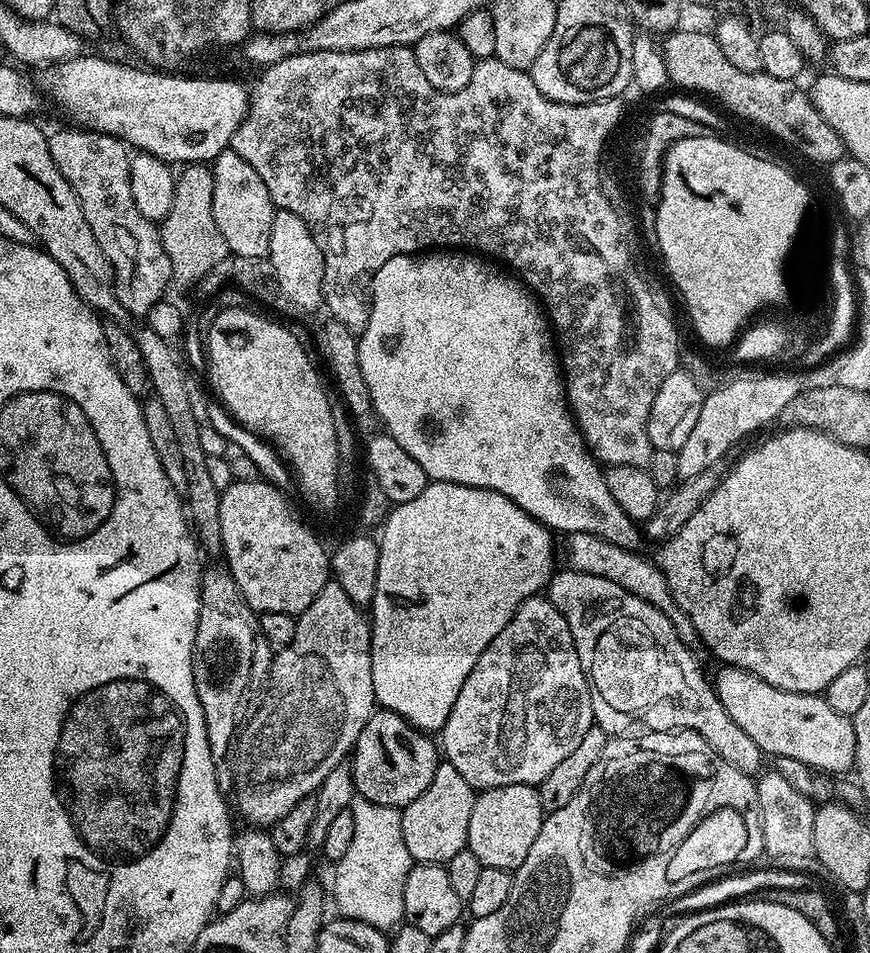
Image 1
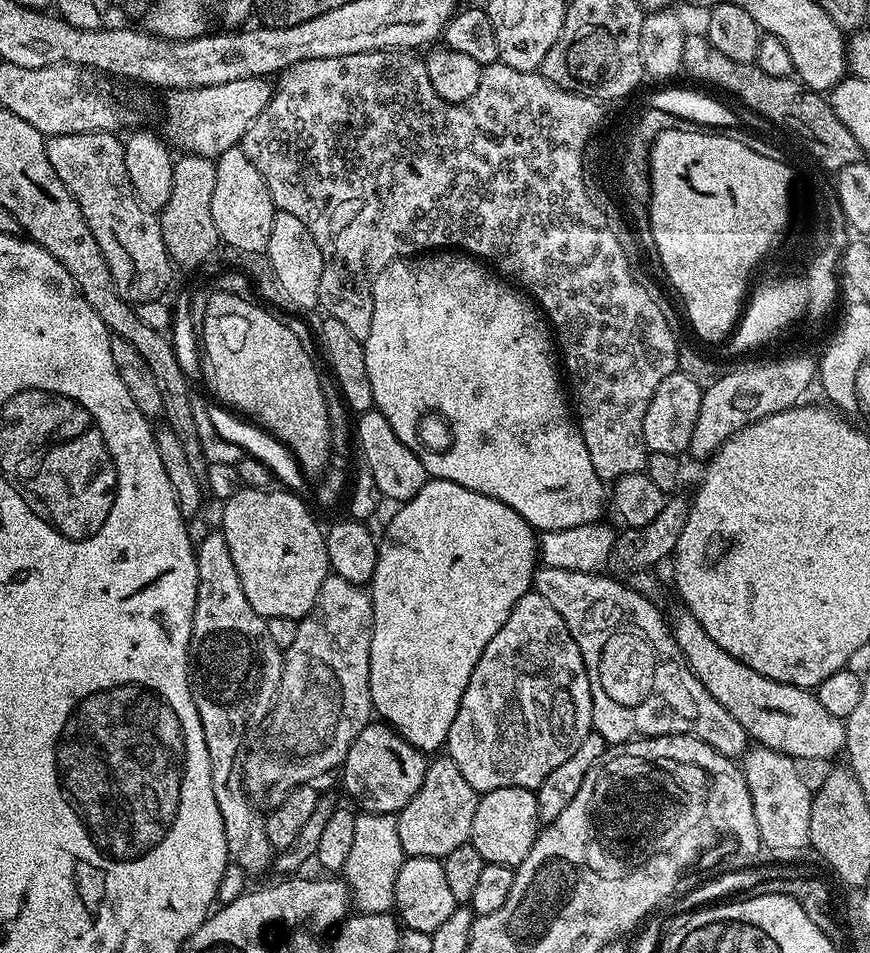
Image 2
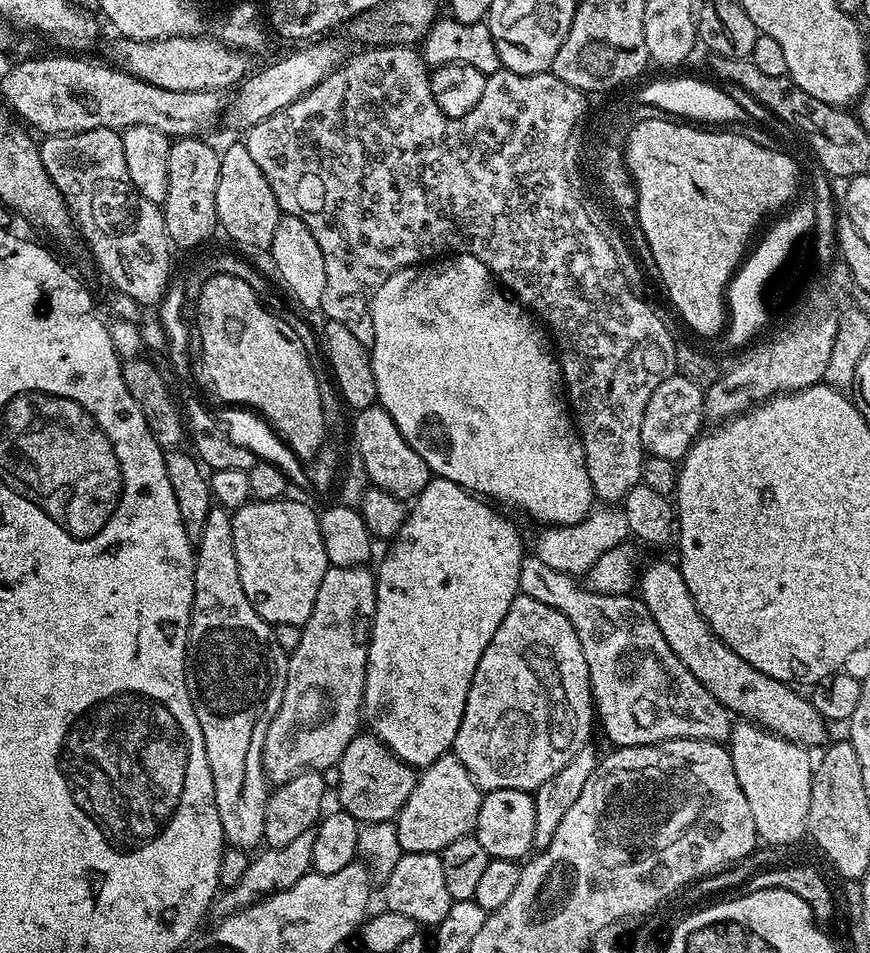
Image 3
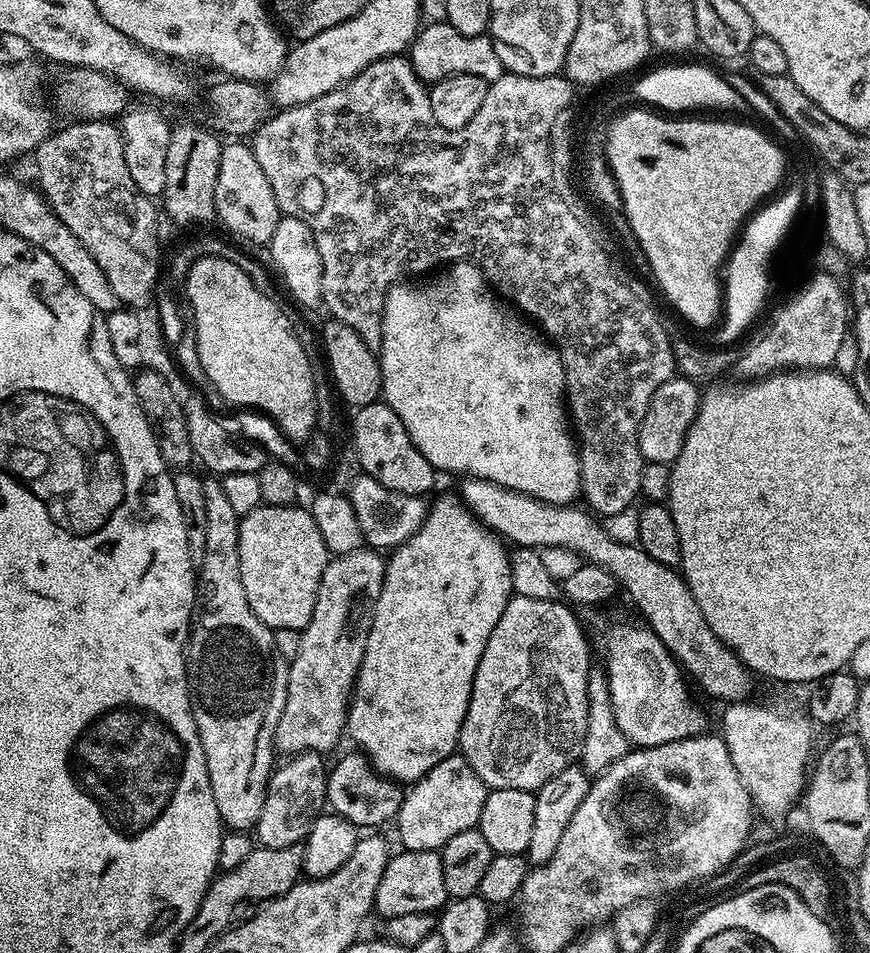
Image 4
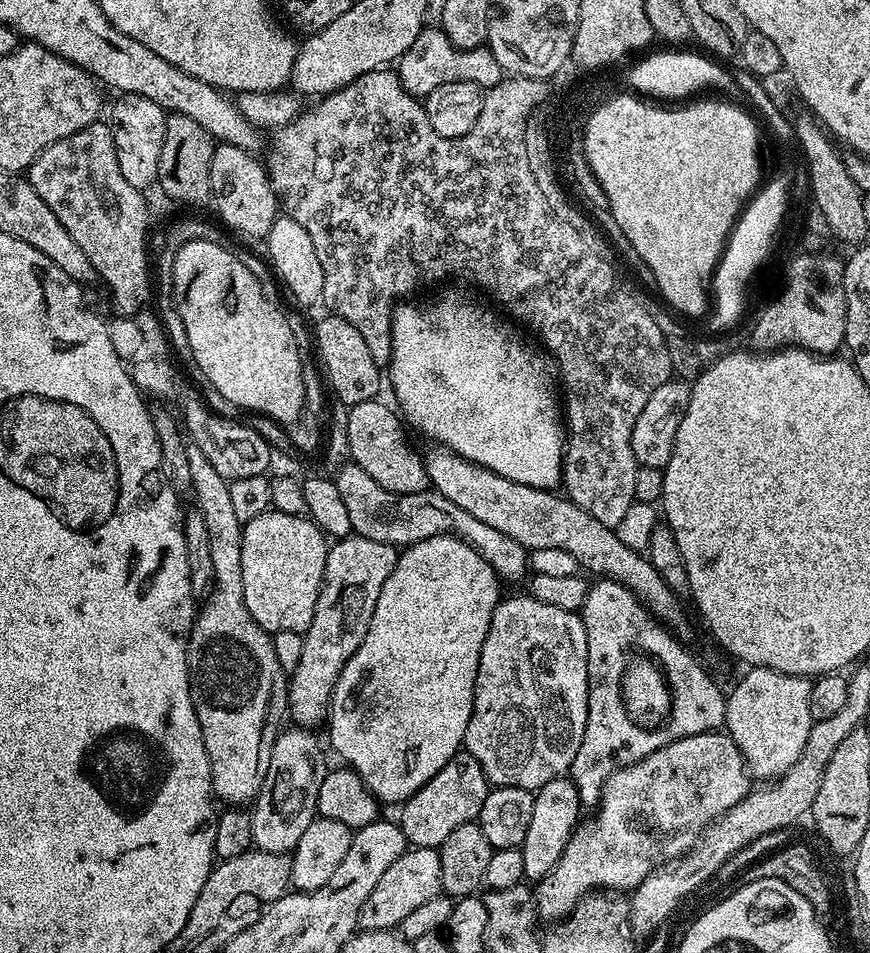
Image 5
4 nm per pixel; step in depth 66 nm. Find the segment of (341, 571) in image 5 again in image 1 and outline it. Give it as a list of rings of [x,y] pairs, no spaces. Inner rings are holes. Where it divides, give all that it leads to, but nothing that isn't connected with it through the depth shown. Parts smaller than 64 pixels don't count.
[[[330,582],[318,590],[318,598],[314,598],[314,602],[310,602],[310,606],[300,613],[294,642],[273,655],[260,707],[247,717],[235,741],[230,788],[236,791],[234,808],[240,811],[241,818],[248,823],[245,825],[260,830],[271,829],[272,825],[286,818],[286,814],[290,814],[290,810],[294,810],[302,798],[313,795],[322,786],[326,774],[330,774],[334,766],[345,763],[358,734],[362,734],[362,726],[370,722],[377,708],[369,617],[365,609],[355,604],[346,590],[342,590],[342,586]]]

